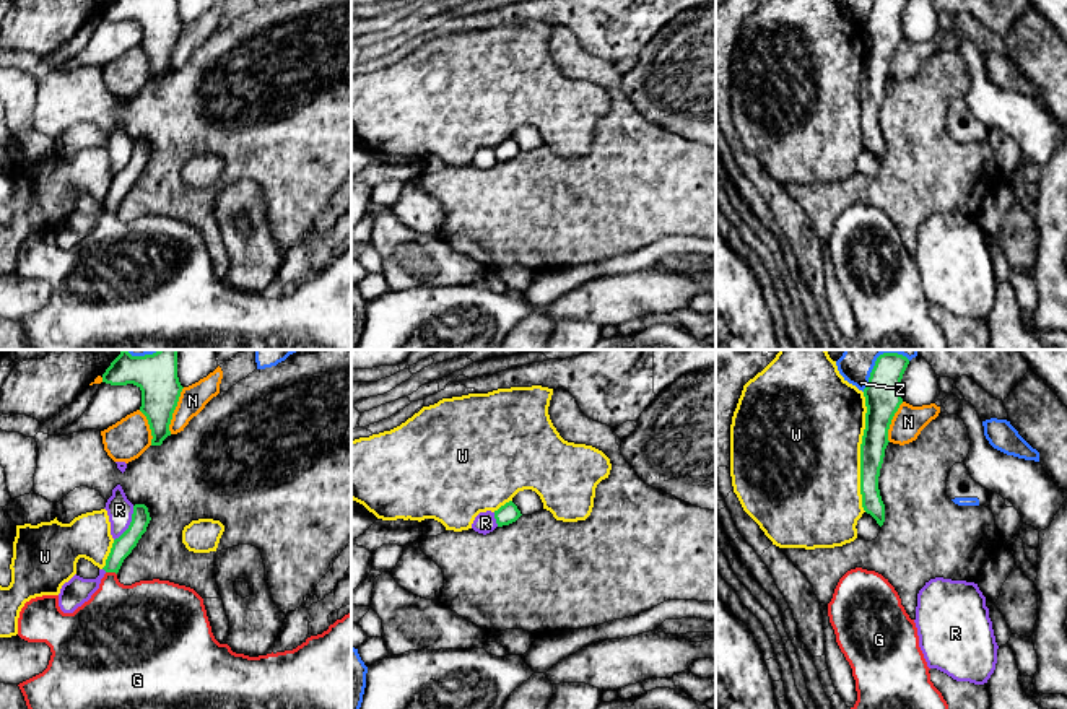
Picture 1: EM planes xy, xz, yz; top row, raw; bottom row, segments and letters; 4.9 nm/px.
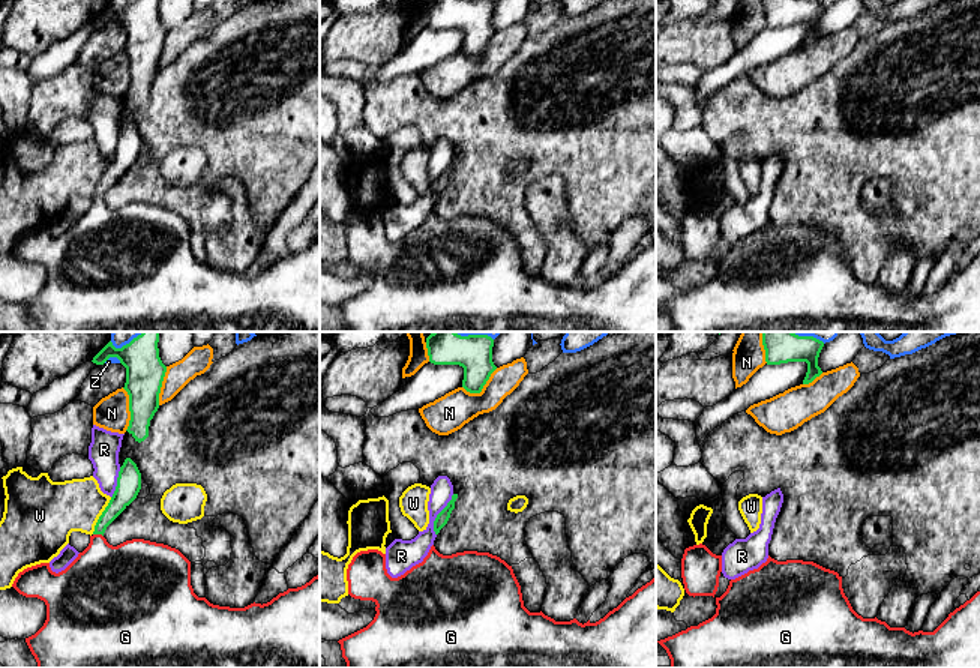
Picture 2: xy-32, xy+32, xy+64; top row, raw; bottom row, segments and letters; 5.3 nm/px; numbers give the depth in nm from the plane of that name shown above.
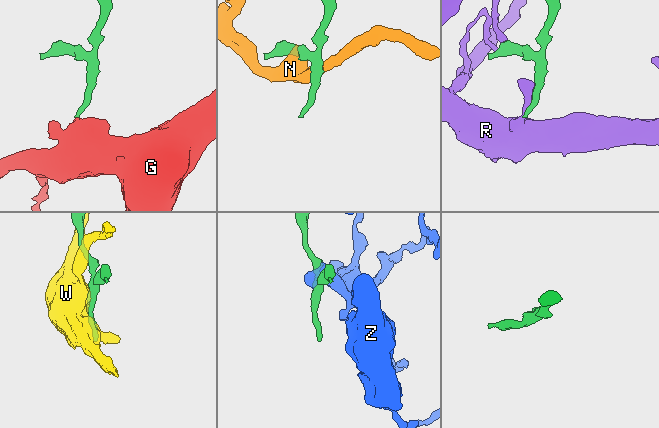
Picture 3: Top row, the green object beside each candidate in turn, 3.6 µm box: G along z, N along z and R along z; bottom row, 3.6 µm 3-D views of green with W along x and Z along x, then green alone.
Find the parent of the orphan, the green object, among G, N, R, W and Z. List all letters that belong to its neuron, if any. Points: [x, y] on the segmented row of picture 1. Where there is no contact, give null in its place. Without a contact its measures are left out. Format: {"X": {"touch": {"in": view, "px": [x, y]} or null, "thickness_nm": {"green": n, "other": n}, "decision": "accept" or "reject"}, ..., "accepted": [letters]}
{"G": {"touch": {"in": "xy", "px": [111, 571]}, "thickness_nm": {"green": 100, "other": 360}, "decision": "accept"}, "N": {"touch": {"in": "xy", "px": [174, 408]}, "thickness_nm": {"green": 200, "other": 140}, "decision": "reject"}, "R": {"touch": {"in": "xy", "px": [130, 524]}, "thickness_nm": {"green": 100, "other": 130}, "decision": "reject"}, "W": {"touch": {"in": "yz", "px": [861, 452]}, "thickness_nm": {"green": 140, "other": 500}, "decision": "reject"}, "Z": {"touch": {"in": "yz", "px": [877, 358]}, "thickness_nm": {"green": 180, "other": 180}, "decision": "reject"}, "accepted": ["G"]}

